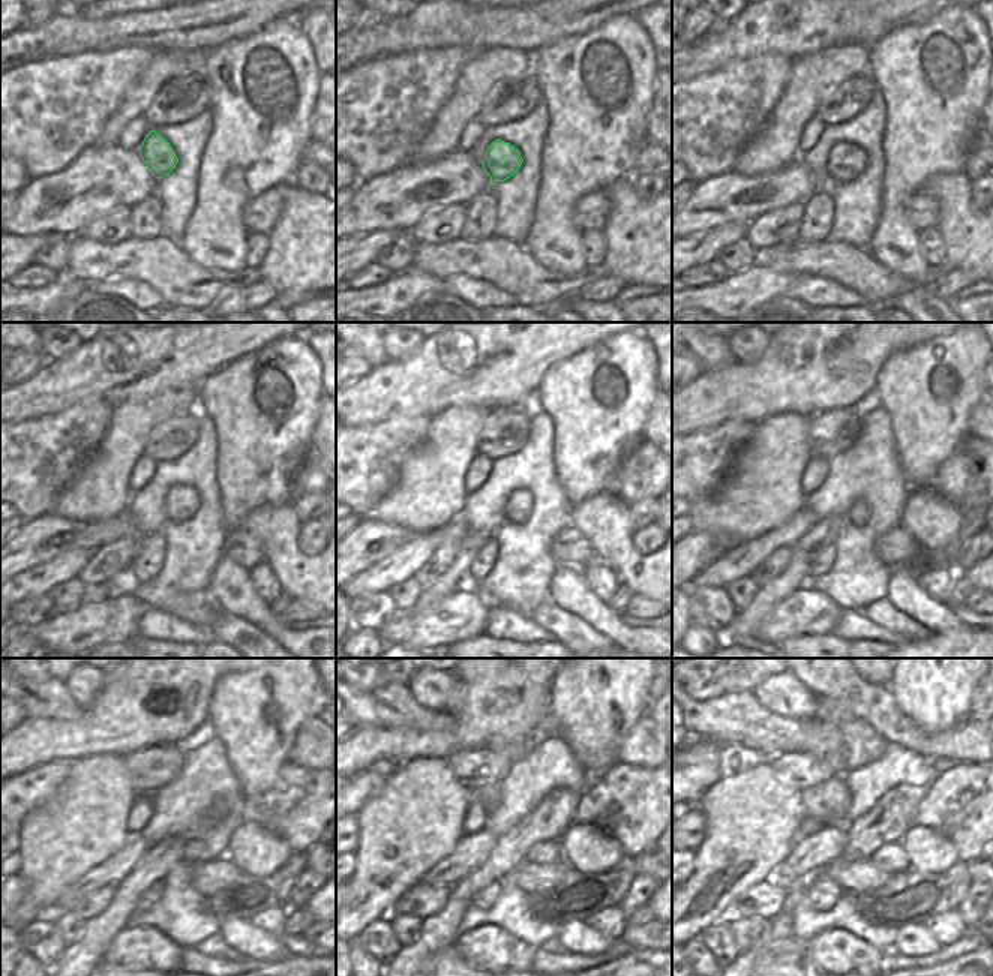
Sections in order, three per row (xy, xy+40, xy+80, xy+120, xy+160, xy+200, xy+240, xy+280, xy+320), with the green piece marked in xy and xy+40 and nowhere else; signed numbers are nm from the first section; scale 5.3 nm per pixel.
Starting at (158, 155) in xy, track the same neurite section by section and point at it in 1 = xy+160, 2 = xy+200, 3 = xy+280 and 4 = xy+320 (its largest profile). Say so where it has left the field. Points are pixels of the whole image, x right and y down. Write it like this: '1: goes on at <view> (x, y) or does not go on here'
1: goes on at xy+160 (519, 504)
2: goes on at xy+200 (858, 513)
3: goes on at xy+280 (546, 852)
4: goes on at xy+320 (890, 858)

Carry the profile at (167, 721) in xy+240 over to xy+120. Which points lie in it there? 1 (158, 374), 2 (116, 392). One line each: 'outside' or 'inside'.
1: inside
2: inside

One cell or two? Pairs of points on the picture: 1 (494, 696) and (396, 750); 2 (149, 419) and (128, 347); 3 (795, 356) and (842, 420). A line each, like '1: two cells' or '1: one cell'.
1: one cell
2: two cells
3: two cells

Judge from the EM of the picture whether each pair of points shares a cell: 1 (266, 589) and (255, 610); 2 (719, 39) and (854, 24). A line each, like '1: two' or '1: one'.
1: two
2: one

